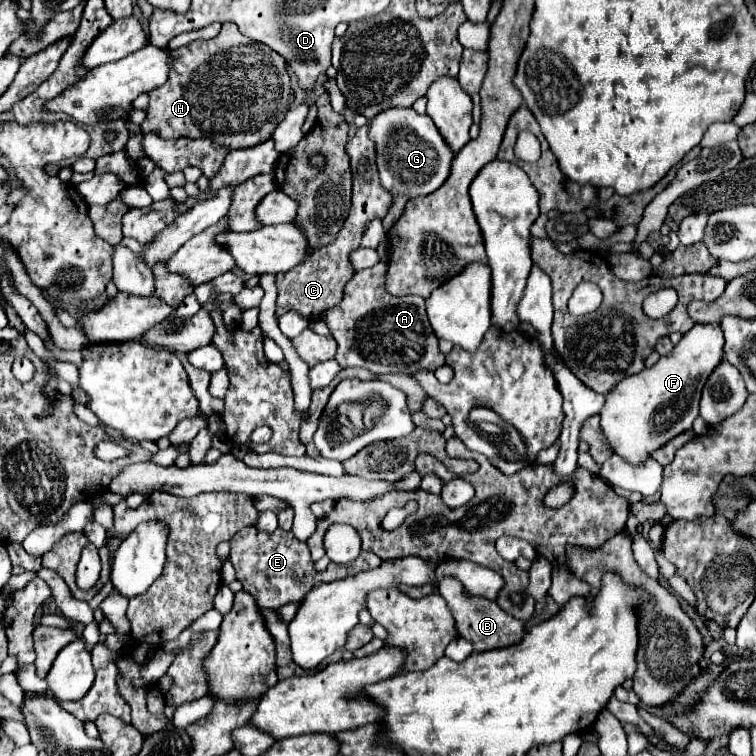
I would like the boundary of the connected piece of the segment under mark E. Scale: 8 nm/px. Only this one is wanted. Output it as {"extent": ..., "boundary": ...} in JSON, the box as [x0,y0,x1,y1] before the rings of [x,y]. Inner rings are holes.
{"extent":[229,526,383,610],"boundary":[[[249,526],[239,530],[229,540],[229,544],[231,544],[229,560],[233,562],[237,580],[243,584],[243,590],[255,596],[259,608],[265,608],[265,610],[277,610],[289,602],[299,602],[313,586],[321,582],[333,582],[345,576],[355,576],[357,572],[375,570],[377,566],[383,564],[383,560],[377,558],[377,554],[361,552],[359,558],[349,562],[349,566],[337,566],[335,562],[329,562],[329,568],[325,572],[317,572],[307,544],[297,540],[293,532],[285,532],[281,528],[267,534]]]}

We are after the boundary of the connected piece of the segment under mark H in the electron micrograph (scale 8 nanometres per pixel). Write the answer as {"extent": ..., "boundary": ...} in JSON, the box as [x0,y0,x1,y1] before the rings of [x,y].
{"extent":[141,24,293,150],"boundary":[[[223,24],[221,32],[213,40],[191,42],[183,48],[173,50],[173,56],[175,60],[169,70],[169,80],[157,90],[149,92],[149,110],[145,122],[141,124],[141,130],[145,134],[157,130],[161,138],[209,136],[213,142],[229,146],[231,150],[249,148],[265,142],[293,104],[293,90],[285,60],[269,46],[243,36],[235,24]]]}

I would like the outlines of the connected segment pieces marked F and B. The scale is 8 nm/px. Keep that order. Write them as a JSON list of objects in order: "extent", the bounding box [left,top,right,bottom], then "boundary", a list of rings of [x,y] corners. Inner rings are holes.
[{"extent":[601,324,725,464],"boundary":[[[695,324],[671,354],[661,356],[651,368],[623,378],[623,382],[607,394],[607,402],[601,410],[601,428],[615,454],[631,464],[641,464],[653,450],[677,434],[691,430],[691,424],[699,414],[701,390],[709,374],[725,356],[723,344],[725,340],[719,324]]]},{"extent":[437,578,525,652],"boundary":[[[441,578],[437,594],[443,594],[445,602],[449,602],[449,610],[453,610],[453,618],[457,620],[459,636],[471,640],[473,648],[479,652],[517,644],[525,634],[525,624],[521,620],[515,620],[513,616],[505,614],[495,602],[487,602],[487,598],[465,594],[465,588],[461,586],[461,582],[457,582],[457,578]]]}]

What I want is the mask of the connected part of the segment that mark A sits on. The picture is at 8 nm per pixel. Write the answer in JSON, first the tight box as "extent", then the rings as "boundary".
{"extent":[325,262,445,374],"boundary":[[[379,262],[369,270],[355,272],[345,286],[343,300],[327,310],[325,324],[333,332],[339,348],[335,360],[341,368],[363,366],[373,374],[379,368],[427,368],[435,370],[445,364],[445,354],[439,350],[439,338],[429,326],[425,300],[421,296],[393,296],[385,290],[387,264]]]}

